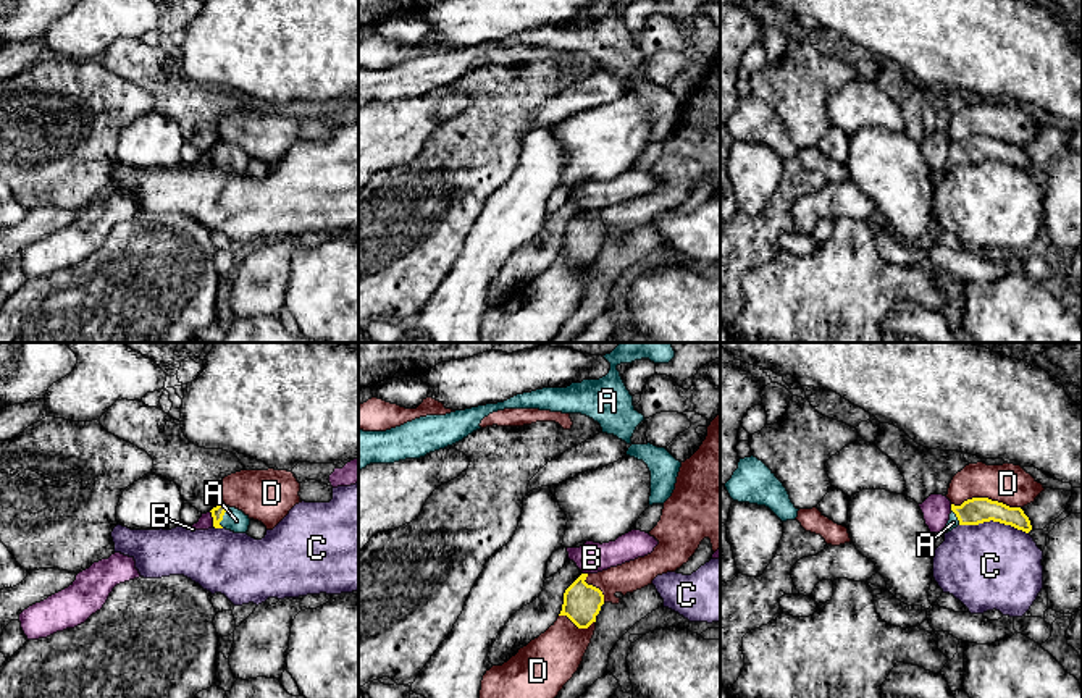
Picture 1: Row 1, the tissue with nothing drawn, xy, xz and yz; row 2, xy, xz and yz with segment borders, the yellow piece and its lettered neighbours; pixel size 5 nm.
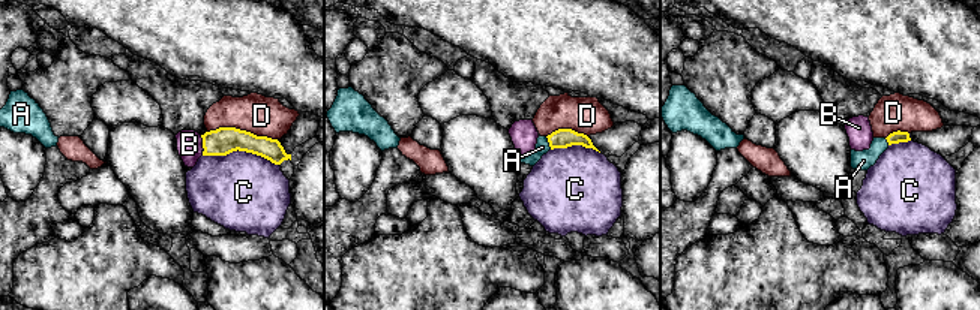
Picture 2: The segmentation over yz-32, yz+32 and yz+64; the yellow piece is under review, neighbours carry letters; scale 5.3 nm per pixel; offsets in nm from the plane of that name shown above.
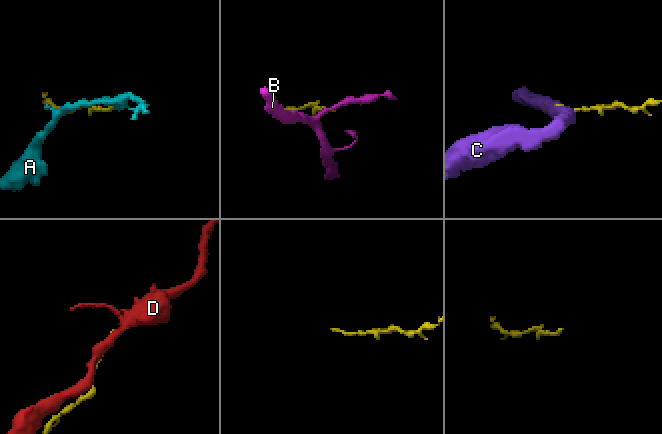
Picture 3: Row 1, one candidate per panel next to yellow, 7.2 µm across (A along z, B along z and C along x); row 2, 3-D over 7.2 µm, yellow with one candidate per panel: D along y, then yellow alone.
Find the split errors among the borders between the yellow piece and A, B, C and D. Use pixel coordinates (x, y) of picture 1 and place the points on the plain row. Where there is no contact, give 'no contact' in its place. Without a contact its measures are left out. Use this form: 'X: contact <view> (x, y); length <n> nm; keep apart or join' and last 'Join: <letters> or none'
A: contact xy (222, 155); length 120 nm; join
B: contact xy (213, 157); length 80 nm; keep apart
C: contact yz (993, 159); length 340 nm; keep apart
D: contact yz (985, 136); length 340 nm; keep apart
Join: A

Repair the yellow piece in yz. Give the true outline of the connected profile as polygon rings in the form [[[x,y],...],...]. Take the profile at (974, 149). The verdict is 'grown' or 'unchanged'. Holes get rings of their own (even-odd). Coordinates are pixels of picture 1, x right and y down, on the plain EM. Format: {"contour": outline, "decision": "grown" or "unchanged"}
{"contour": [[[972,136],[961,144],[951,142],[951,152],[945,171],[958,163],[979,163],[990,158],[1011,163],[1025,171],[1032,168],[1030,158],[1021,145],[1009,145],[988,136]]], "decision": "grown"}

